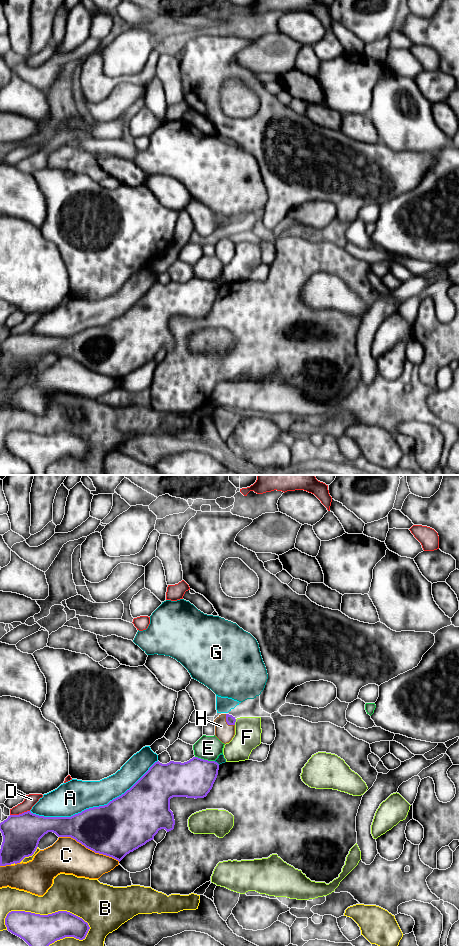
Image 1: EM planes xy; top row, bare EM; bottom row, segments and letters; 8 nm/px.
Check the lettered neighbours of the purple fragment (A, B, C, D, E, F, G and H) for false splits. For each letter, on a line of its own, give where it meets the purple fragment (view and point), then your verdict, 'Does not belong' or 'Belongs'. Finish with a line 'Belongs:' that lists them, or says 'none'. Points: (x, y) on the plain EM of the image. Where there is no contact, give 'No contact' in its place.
A: Touches purple at xy (93, 327). Does not belong
B: Touches purple at xy (48, 434). Does not belong
C: Touches purple at xy (89, 368). Does not belong
D: Touches purple at xy (19, 334). Does not belong
E: Touches purple at xy (205, 280). Does not belong
F: Touches purple at xy (235, 241). Does not belong
G: Touches purple at xy (216, 282). Does not belong
H: Touches purple at xy (227, 242). Belongs
Belongs: H

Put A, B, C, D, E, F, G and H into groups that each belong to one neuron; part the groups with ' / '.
A / B / C / D / E / F / G / H

